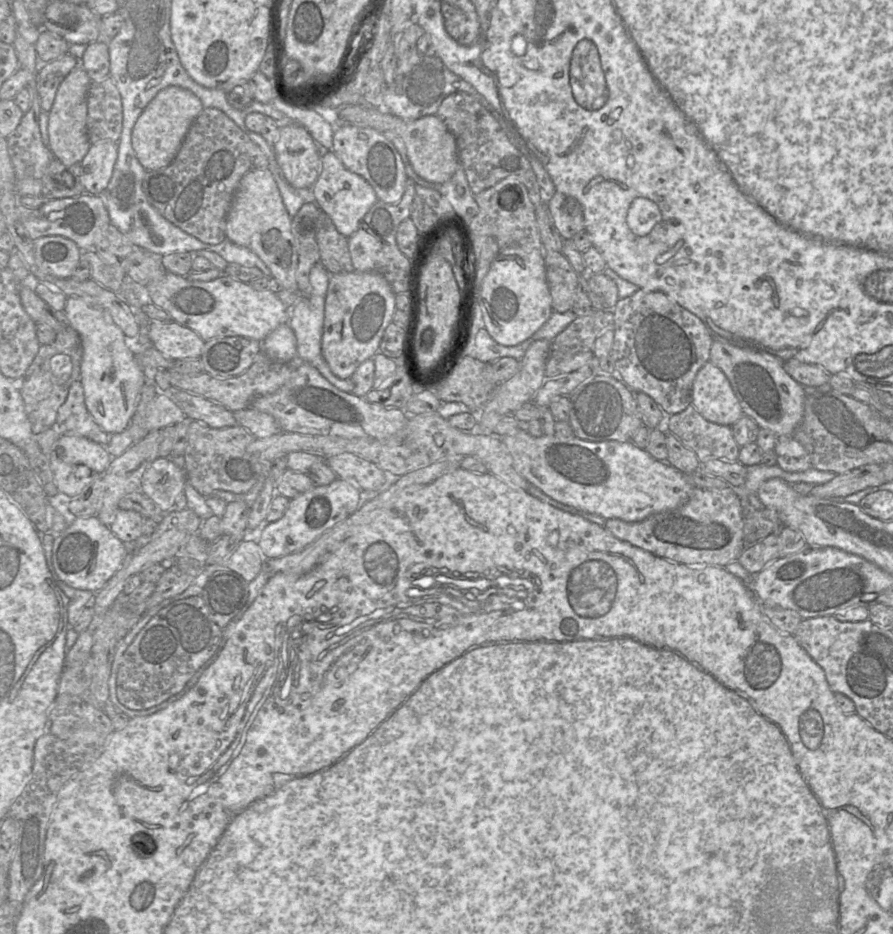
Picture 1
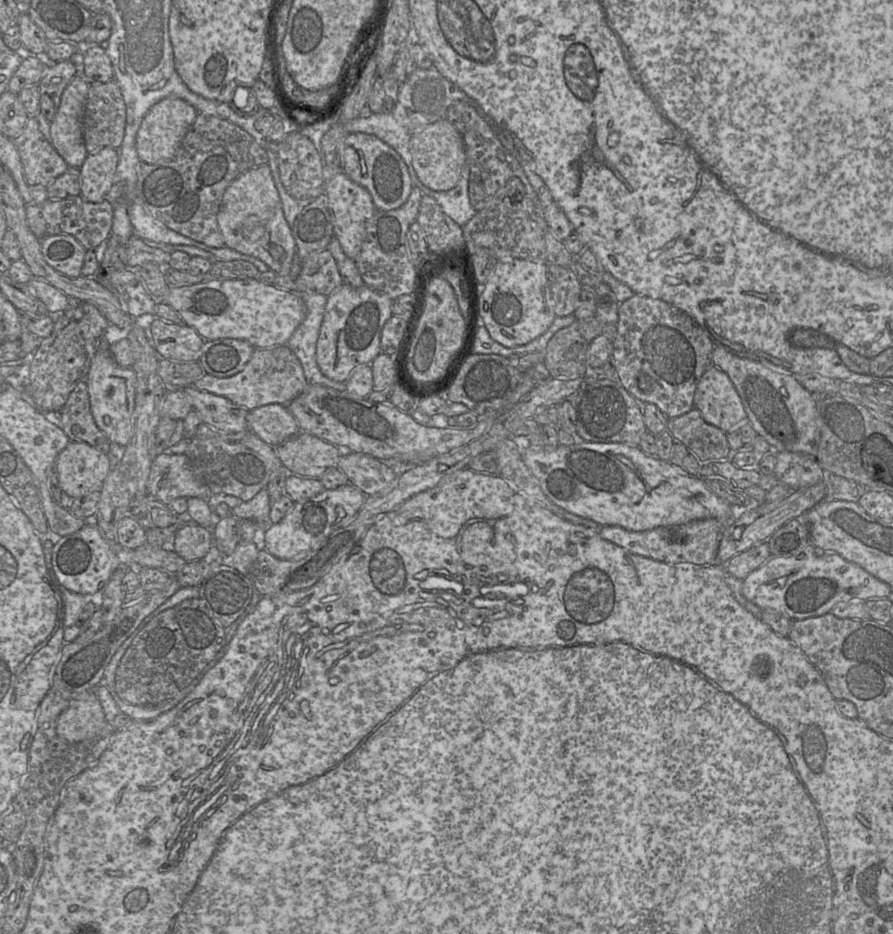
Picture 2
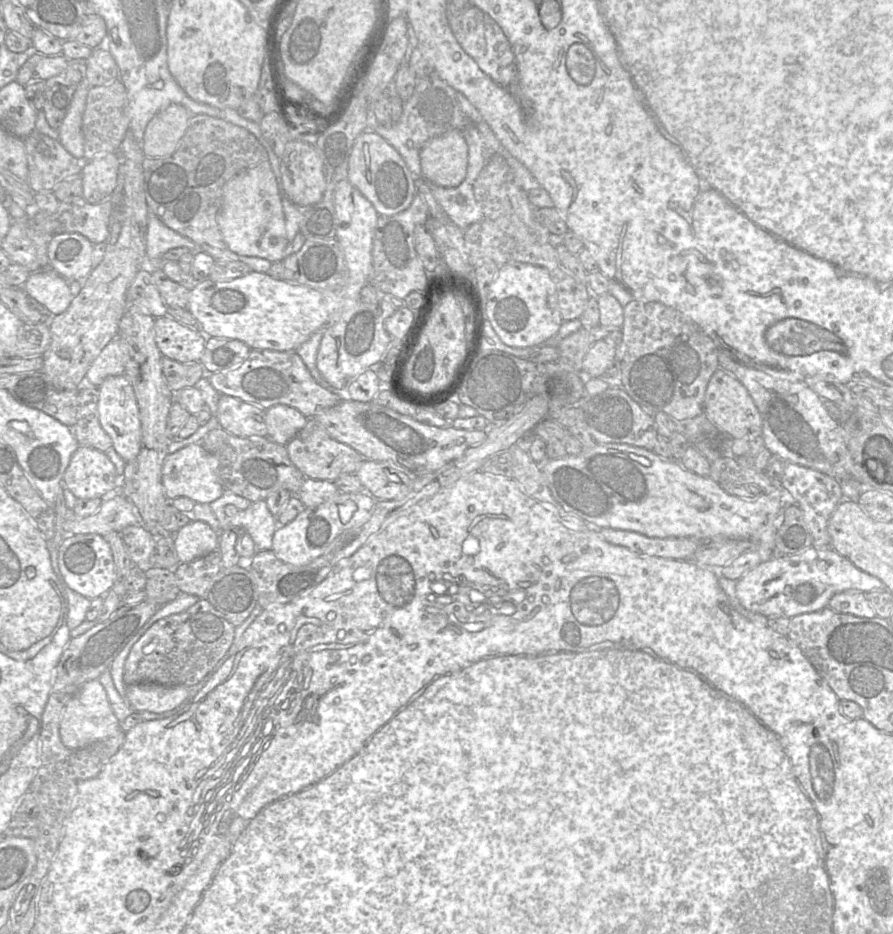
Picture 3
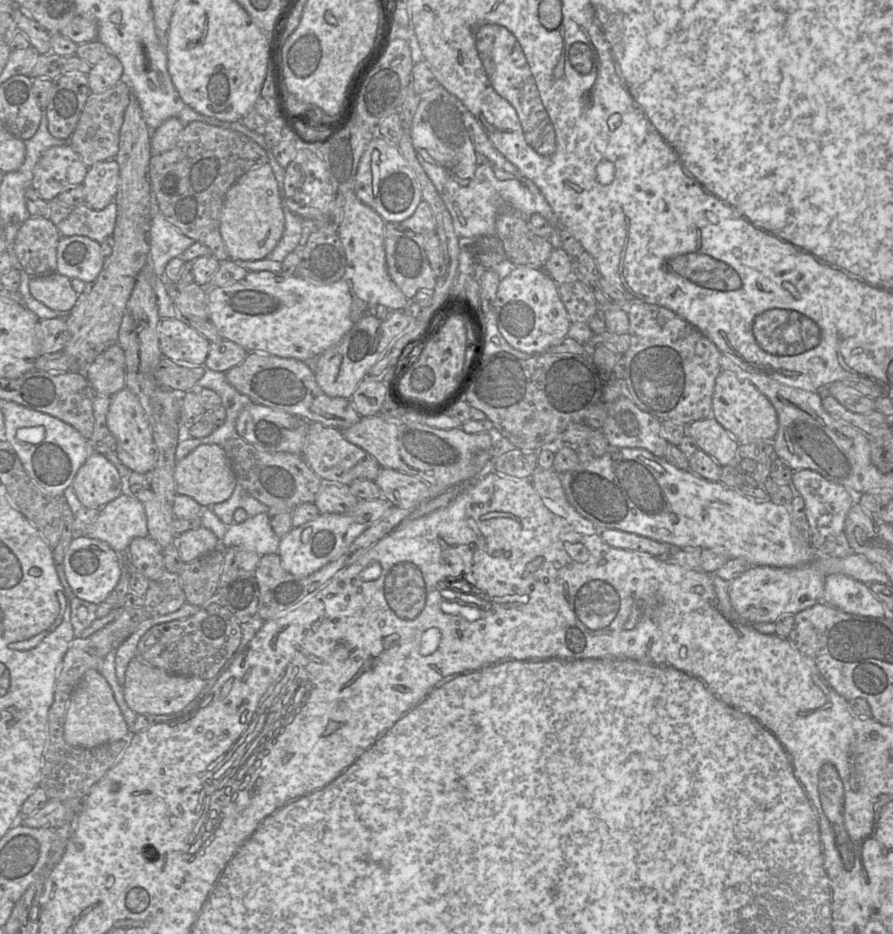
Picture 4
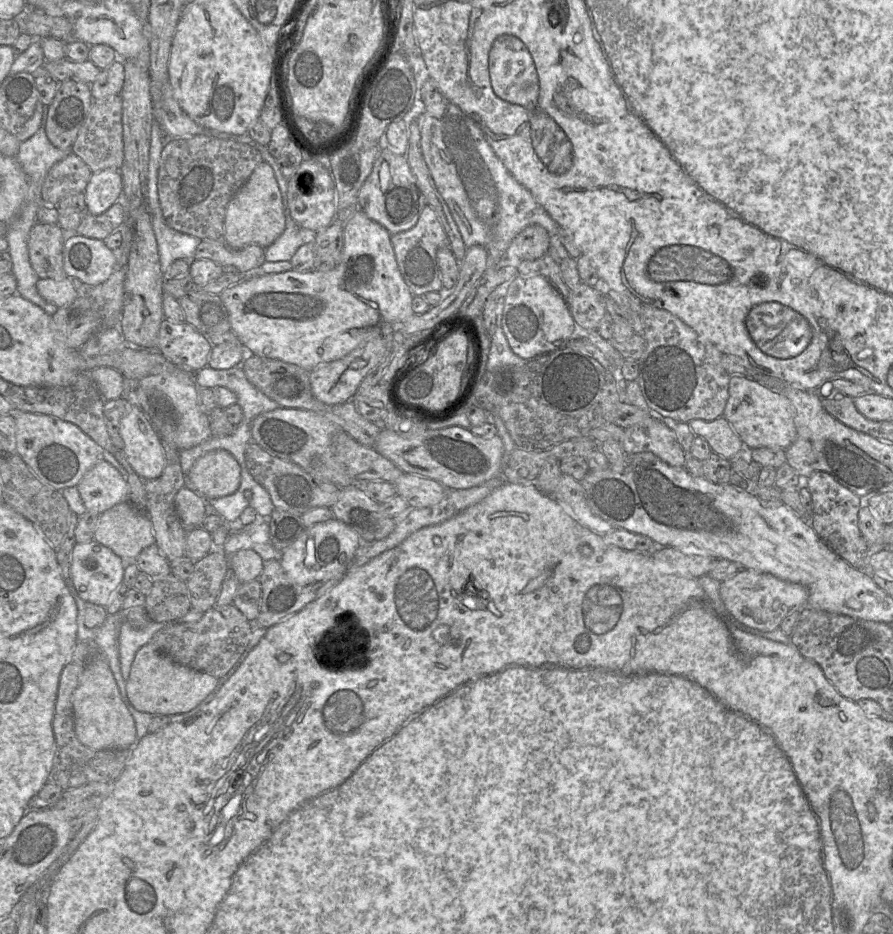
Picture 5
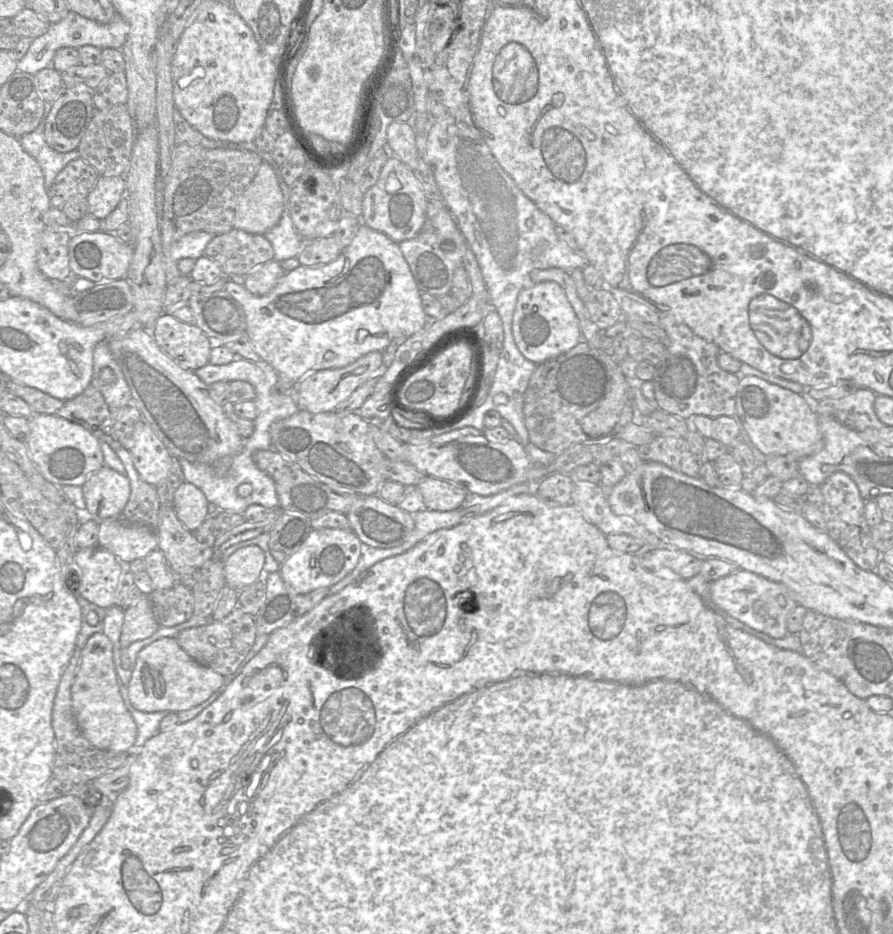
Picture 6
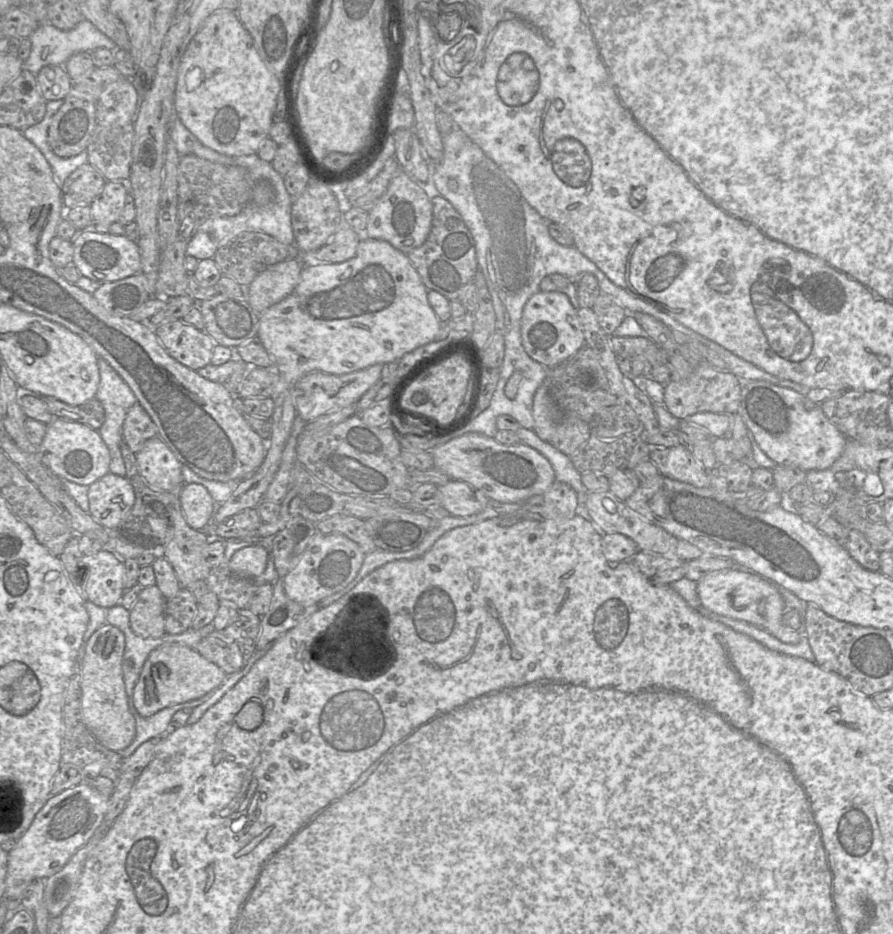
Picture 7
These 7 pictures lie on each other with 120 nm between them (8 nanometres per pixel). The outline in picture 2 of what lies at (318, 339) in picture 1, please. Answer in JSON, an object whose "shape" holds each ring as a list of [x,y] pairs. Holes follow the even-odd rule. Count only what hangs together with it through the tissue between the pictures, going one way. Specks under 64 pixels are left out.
{"shape":[[[302,292],[307,312],[302,323],[297,327],[287,342],[287,346],[299,359],[305,377],[310,384],[318,384],[338,391],[346,390],[345,382],[336,382],[326,377],[320,370],[316,348],[320,328],[324,318],[327,296],[316,292]]]}

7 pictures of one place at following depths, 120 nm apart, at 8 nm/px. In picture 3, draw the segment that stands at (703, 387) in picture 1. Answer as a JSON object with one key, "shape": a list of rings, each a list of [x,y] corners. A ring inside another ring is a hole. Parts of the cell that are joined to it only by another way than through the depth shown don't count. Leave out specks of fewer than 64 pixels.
{"shape":[[[721,368],[716,370],[708,383],[704,414],[723,435],[731,439],[762,435],[762,418],[749,392],[738,379]]]}

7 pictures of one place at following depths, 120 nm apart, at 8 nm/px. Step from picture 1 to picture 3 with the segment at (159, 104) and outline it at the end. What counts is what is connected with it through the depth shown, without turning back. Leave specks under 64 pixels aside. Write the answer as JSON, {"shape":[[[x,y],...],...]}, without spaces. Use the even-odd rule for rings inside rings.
{"shape":[[[170,104],[147,124],[142,142],[146,158],[166,158],[177,149],[193,114],[180,104]]]}

